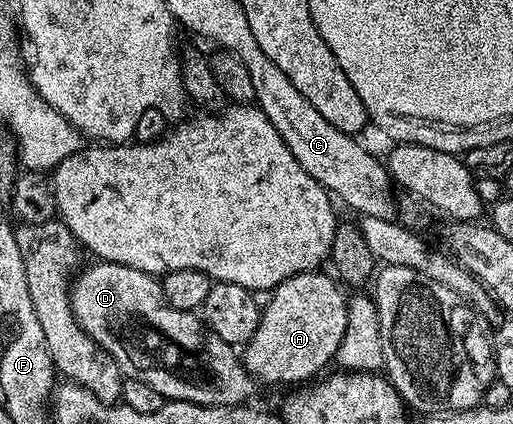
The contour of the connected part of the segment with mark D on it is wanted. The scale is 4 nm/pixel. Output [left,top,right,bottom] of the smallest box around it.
[71,262,257,406]

